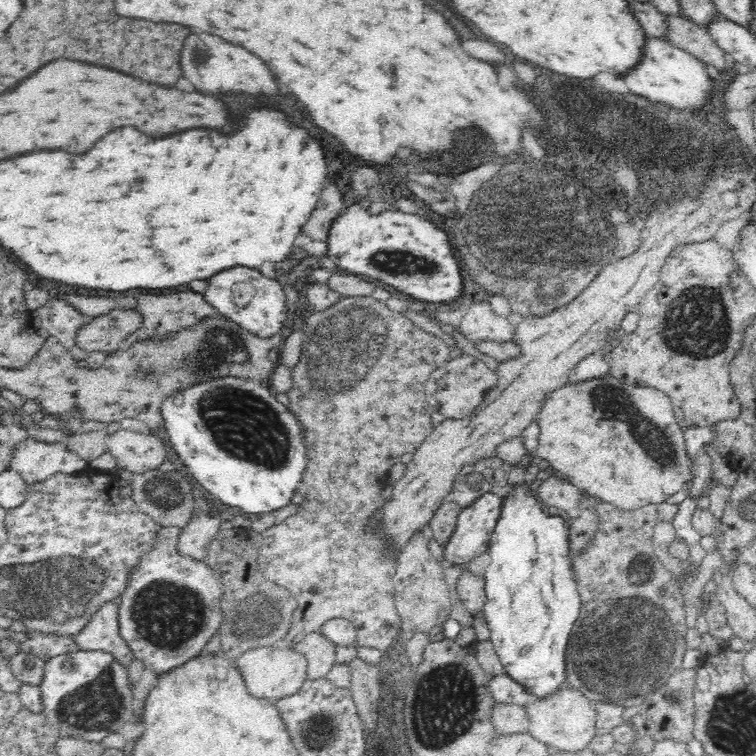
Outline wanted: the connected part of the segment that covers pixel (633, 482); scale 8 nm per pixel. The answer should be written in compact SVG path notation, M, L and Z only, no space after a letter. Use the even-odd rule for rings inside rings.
M610 376L577 382L569 381L563 386L546 392L543 395L541 406L536 416L534 416L534 422L539 429L537 455L544 460L548 460L549 466L554 468L558 475L562 476L564 479L566 478L568 482L572 483L575 487L586 492L593 500L606 500L612 502L612 505L620 507L620 509L636 509L637 507L646 505L648 502L656 502L657 504L664 502L669 495L683 489L683 485L689 479L693 478L690 471L688 471L688 458L686 458L683 431L676 422L671 401L668 399L668 396L661 391L630 385Z

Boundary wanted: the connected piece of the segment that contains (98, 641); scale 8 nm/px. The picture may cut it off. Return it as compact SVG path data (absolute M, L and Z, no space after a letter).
M116 603L101 606L73 639L79 650L106 652L120 667L126 669L134 662L135 657L118 632L117 607Z

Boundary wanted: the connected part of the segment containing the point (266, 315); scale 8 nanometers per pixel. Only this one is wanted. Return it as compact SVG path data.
M238 264L234 268L212 274L204 282L206 282L206 290L202 297L206 304L212 306L220 316L237 322L262 338L278 332L287 318L287 311L291 310L291 306L286 302L283 286L276 279L264 276L256 268Z

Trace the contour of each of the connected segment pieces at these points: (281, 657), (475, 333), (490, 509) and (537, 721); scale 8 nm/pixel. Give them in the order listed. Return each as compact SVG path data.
M292 645L286 647L252 648L236 660L236 667L245 680L250 694L275 701L298 692L308 679L306 654L296 650Z
M475 300L470 307L463 308L460 330L465 337L473 340L510 341L514 326L506 316L500 316L490 307L488 301Z
M486 493L479 496L469 506L462 507L461 512L456 517L456 526L452 534L446 538L442 544L444 550L442 556L446 562L450 562L450 567L472 567L473 561L480 554L487 552L494 524L498 520L501 508L501 498L494 493Z
M560 685L544 696L535 696L526 703L529 716L529 730L533 737L545 742L553 751L581 750L588 746L595 736L597 712L594 703L588 700L581 690L567 685Z

